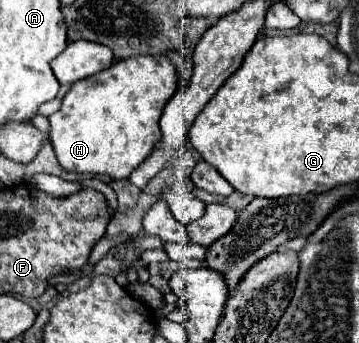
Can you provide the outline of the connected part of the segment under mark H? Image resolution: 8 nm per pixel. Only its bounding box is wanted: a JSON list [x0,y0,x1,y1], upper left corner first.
[49,55,179,181]

